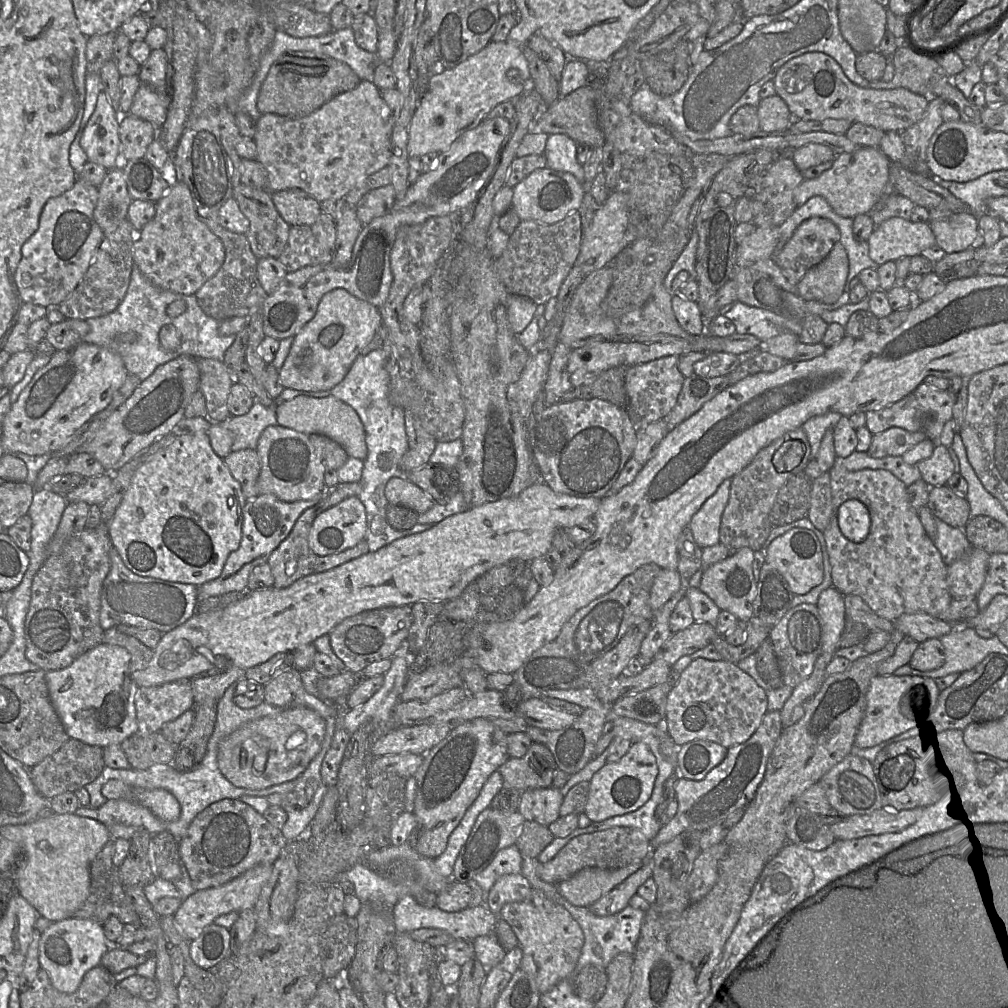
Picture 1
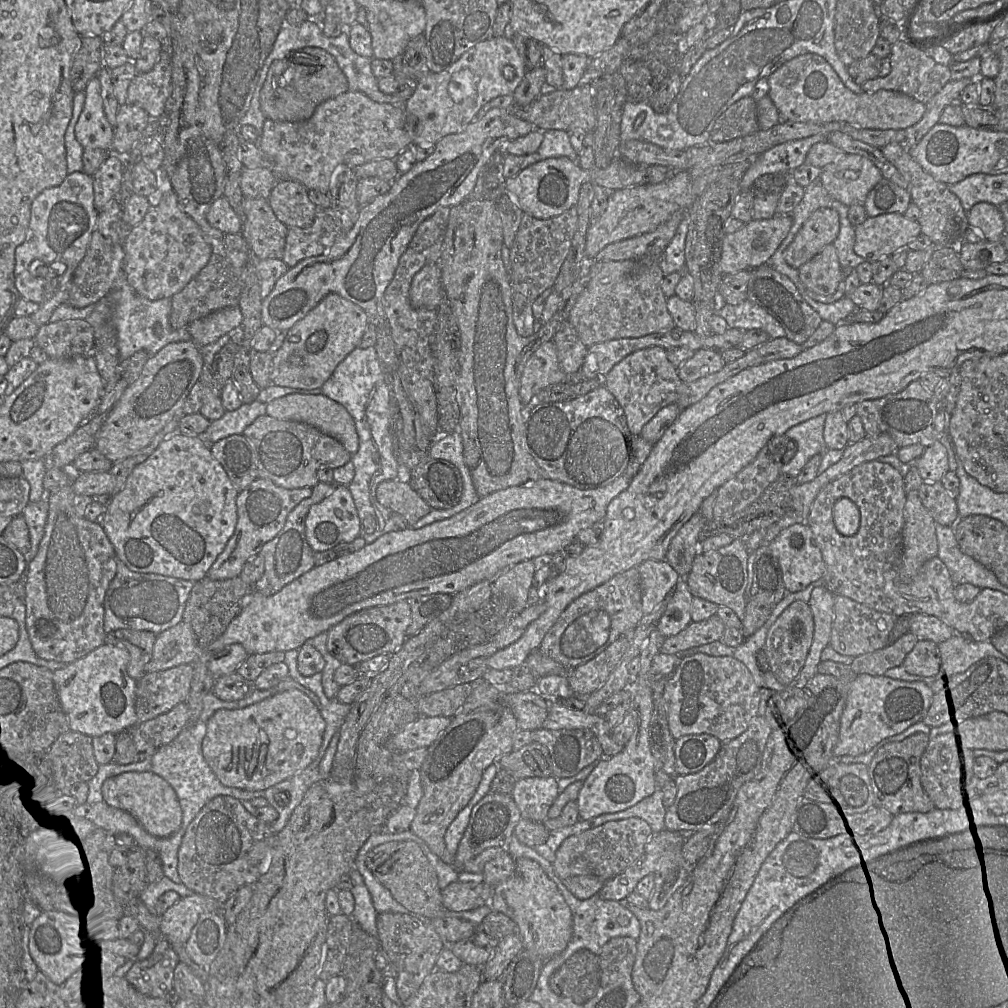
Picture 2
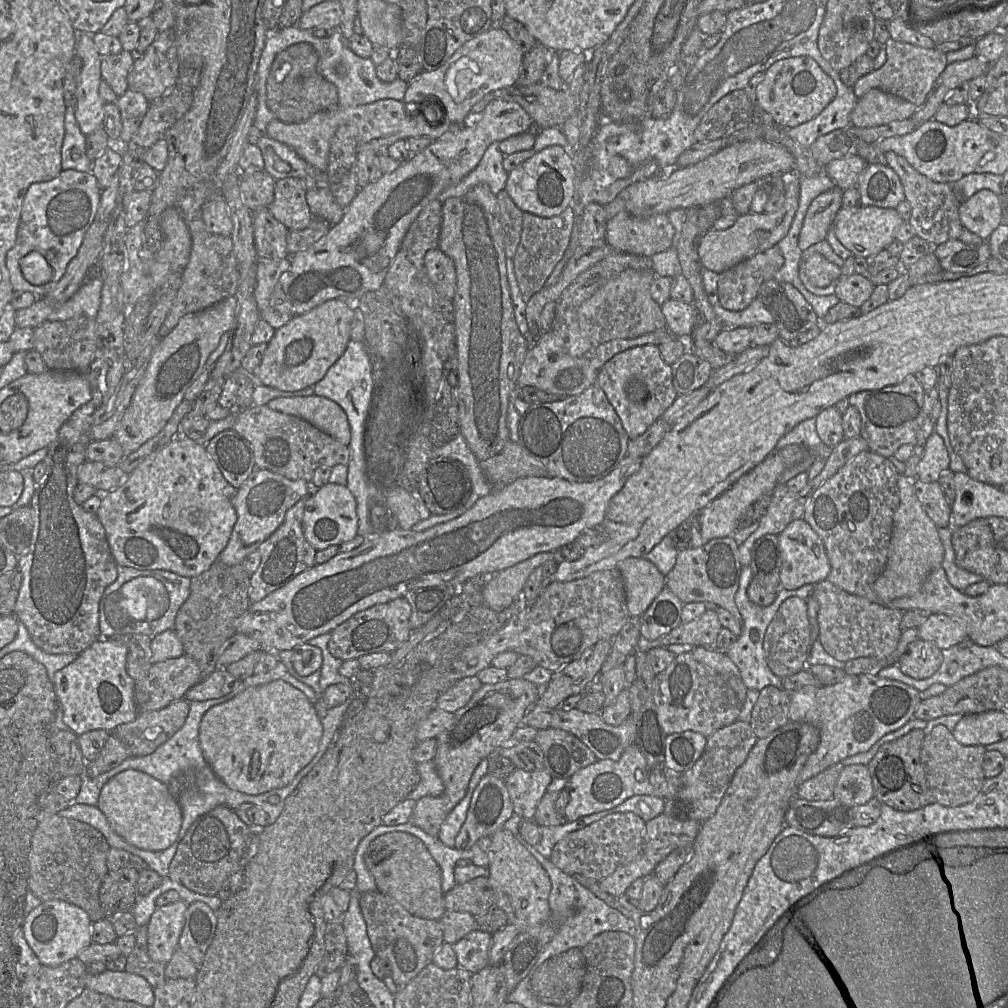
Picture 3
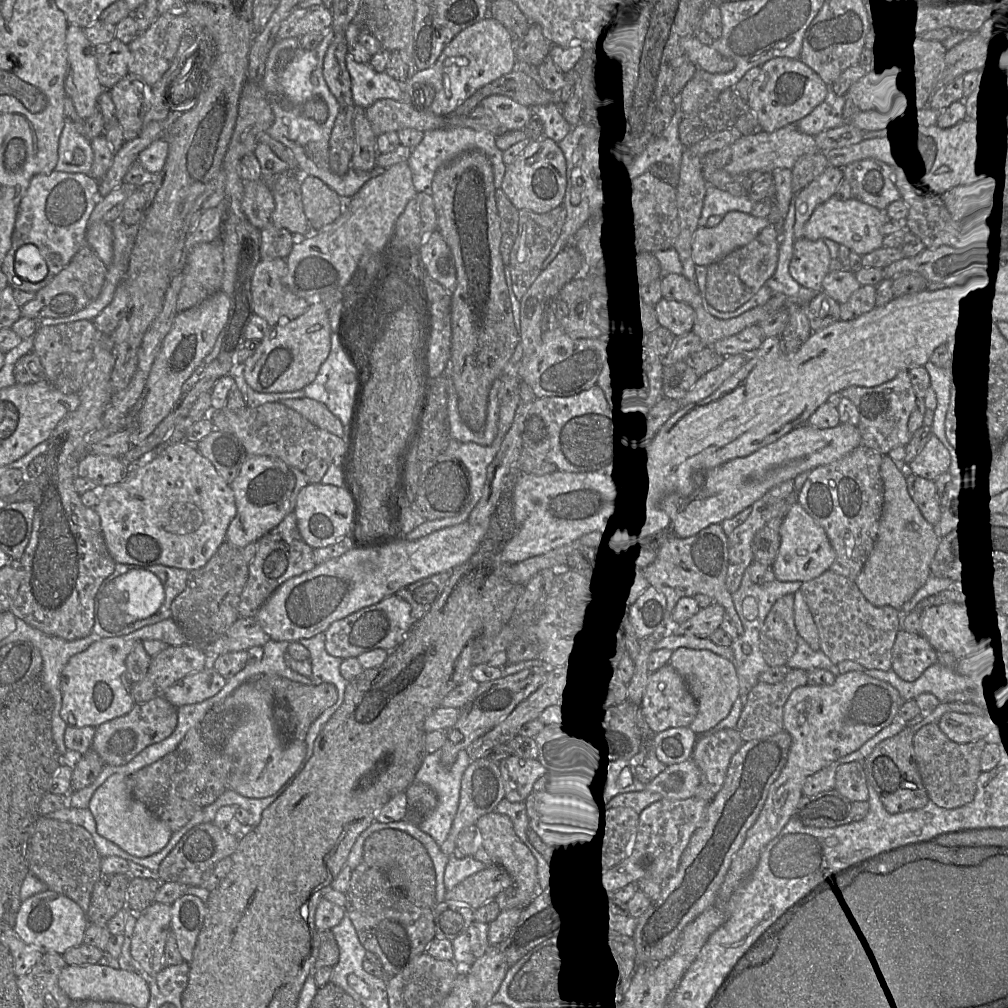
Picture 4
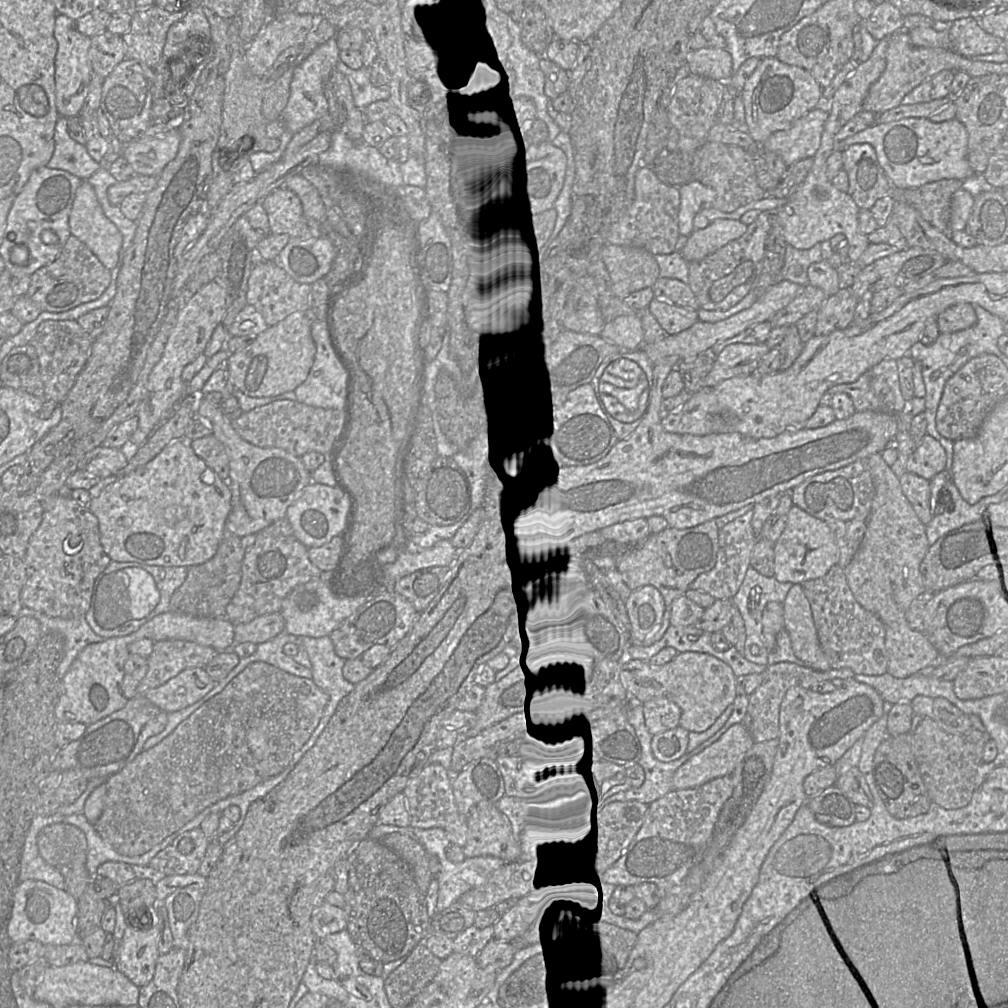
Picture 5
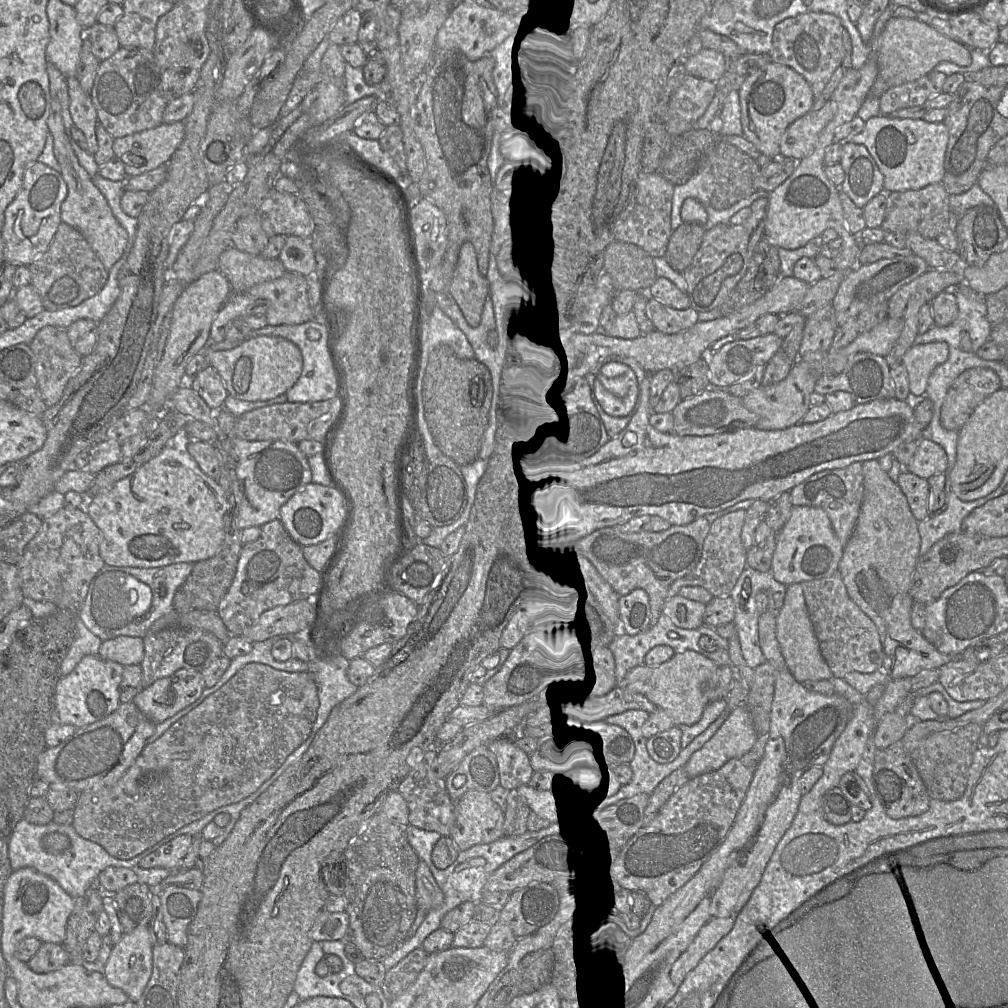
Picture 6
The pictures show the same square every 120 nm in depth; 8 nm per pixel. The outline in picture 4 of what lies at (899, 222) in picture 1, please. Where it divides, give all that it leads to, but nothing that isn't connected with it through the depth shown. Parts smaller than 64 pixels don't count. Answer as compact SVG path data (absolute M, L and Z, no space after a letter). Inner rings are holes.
M836 196L816 207L804 228L804 238L812 241L831 239L860 256L883 247L882 226L891 220L885 210L866 204L856 197L840 200Z

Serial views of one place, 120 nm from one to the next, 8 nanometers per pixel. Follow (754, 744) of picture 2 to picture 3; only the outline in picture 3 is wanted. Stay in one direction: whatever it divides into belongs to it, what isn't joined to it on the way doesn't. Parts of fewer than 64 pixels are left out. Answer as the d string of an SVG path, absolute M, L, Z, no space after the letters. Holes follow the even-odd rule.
M737 720L707 737L705 750L693 767L682 774L682 786L670 799L666 800L664 813L680 820L696 820L704 822L716 812L736 770L745 762L750 750L758 738L749 722Z

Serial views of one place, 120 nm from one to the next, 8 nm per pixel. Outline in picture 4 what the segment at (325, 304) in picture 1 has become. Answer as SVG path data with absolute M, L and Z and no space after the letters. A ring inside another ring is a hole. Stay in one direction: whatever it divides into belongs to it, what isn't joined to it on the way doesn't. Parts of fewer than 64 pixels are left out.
M320 301L311 302L298 318L270 327L255 353L241 367L246 383L256 392L285 393L303 390L312 383L331 350L332 330L327 309Z

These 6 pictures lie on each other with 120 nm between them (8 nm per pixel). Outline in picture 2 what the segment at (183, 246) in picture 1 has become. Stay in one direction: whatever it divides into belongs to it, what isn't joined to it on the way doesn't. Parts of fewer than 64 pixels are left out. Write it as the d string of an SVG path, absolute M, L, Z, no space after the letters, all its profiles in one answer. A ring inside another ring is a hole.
M167 186L154 199L142 222L130 228L124 241L124 270L129 285L149 300L171 298L209 262L211 247L196 222L181 209L175 192Z

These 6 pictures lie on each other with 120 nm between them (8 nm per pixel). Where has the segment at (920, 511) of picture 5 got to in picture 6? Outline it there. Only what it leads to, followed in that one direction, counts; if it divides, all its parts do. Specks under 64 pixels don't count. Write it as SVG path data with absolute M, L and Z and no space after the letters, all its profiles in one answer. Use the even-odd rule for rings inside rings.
M903 469L897 480L898 486L905 495L913 516L922 521L929 516L929 483L906 469Z

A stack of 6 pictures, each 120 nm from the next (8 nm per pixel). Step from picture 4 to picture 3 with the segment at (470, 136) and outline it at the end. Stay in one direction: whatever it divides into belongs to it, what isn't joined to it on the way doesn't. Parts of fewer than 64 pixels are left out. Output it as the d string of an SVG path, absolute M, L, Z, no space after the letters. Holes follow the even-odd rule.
M498 143L490 144L476 168L458 184L443 191L438 200L442 203L447 198L463 196L479 184L486 184L494 195L505 189L508 173L503 168L504 155Z

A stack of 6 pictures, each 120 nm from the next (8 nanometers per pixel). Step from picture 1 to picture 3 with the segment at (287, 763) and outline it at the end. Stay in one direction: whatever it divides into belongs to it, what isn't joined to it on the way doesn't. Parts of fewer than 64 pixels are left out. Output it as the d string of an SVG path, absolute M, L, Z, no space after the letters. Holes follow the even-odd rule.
M283 680L245 689L232 699L209 708L201 719L199 744L206 762L230 789L258 795L288 785L318 752L323 726L315 703Z

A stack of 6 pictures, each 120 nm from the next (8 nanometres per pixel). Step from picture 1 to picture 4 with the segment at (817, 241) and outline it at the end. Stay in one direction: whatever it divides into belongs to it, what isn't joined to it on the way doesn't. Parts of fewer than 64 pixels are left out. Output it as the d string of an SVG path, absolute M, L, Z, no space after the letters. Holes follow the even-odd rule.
M829 165L816 179L796 195L795 239L804 238L805 225L816 207L835 196L843 180L843 169Z

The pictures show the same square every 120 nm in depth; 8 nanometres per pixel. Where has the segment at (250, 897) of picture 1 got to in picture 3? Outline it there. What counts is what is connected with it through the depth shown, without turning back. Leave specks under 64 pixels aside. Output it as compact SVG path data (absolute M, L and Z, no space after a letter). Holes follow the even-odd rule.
M180 899L157 907L147 925L147 950L152 960L167 964L179 947L187 902Z

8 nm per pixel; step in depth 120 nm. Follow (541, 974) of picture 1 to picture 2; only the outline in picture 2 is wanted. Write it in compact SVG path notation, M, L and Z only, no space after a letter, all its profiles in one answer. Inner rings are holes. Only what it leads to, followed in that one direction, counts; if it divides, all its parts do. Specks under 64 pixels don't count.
M518 858L515 864L516 873L493 888L490 904L494 911L514 921L523 948L545 962L567 948L573 935L572 913L556 884L537 862L529 858Z

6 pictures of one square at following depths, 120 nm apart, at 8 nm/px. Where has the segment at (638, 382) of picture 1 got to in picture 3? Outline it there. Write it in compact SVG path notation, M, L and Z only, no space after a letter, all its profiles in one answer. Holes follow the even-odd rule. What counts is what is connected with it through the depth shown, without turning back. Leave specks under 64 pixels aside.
M652 344L635 346L613 356L598 371L596 384L604 391L631 440L660 419L678 396L673 386L671 366L662 358L659 347ZM632 380L640 380L646 386L648 394L641 402L628 398L626 388Z

